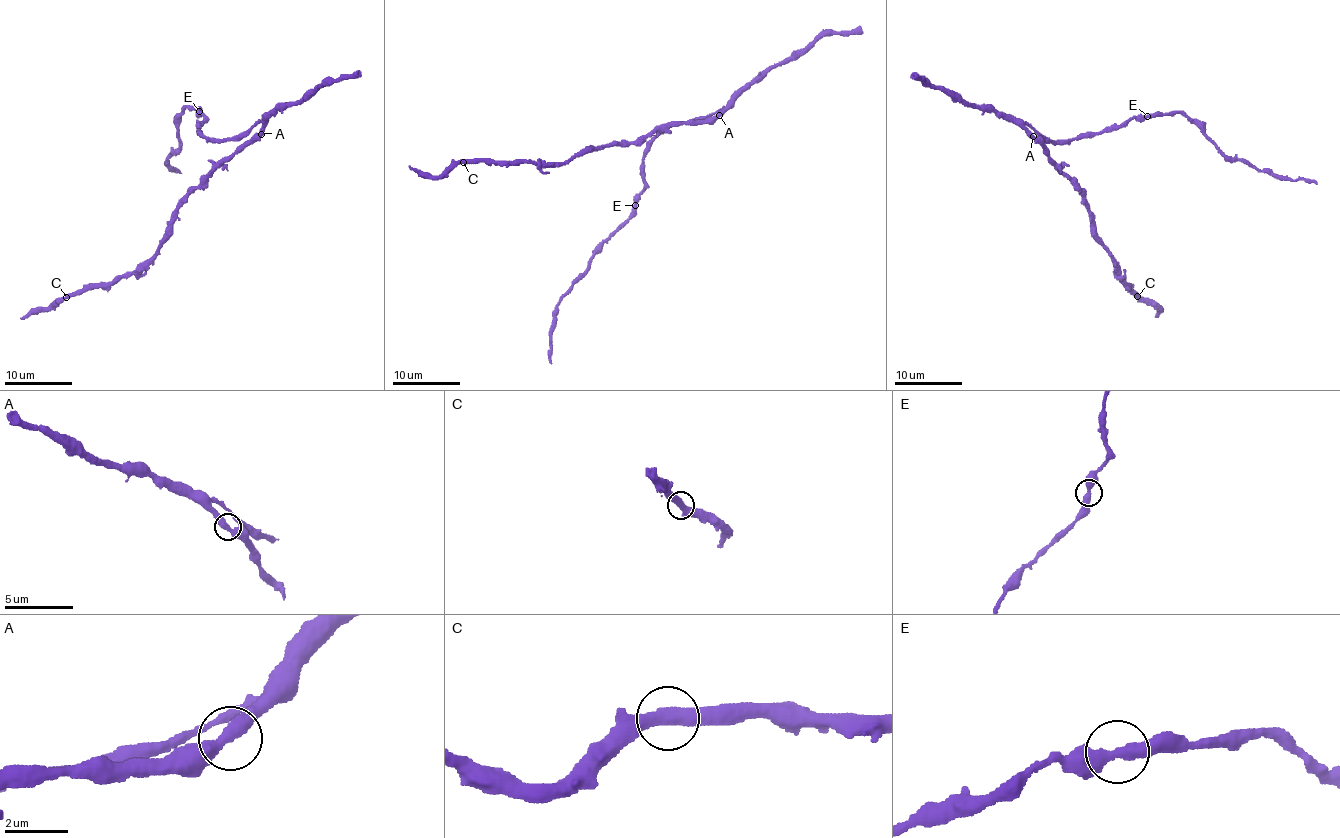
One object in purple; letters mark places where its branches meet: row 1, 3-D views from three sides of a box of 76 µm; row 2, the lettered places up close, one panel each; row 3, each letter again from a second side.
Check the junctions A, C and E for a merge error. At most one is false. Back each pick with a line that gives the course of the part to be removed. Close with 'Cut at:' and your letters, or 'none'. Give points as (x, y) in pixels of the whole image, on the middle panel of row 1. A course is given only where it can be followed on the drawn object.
Cut at: none

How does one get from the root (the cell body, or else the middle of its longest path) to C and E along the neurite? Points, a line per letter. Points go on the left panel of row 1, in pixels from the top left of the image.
C: (264, 124), (258, 135), (212, 167), (177, 209), (169, 235), (149, 259), (110, 282), (87, 284), (66, 297)
E: (264, 124), (256, 122), (231, 138), (207, 139), (198, 129), (205, 120), (199, 110)

